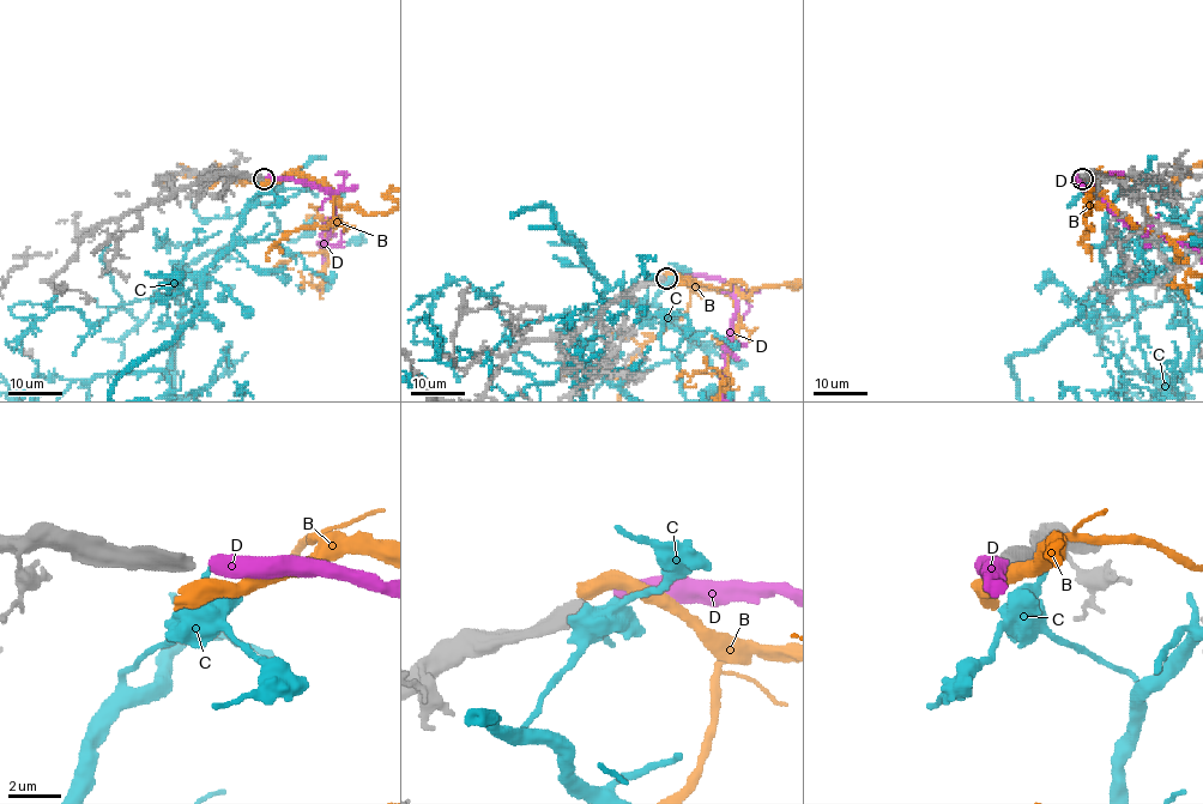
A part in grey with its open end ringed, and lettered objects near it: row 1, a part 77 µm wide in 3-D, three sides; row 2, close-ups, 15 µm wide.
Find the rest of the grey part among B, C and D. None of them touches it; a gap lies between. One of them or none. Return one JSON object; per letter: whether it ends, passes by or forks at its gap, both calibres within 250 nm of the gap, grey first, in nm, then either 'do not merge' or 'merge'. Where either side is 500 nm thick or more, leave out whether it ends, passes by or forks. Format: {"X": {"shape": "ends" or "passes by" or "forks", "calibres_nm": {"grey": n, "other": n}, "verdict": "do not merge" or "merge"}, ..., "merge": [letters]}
{"B": {"shape": "passes by", "calibres_nm": {"grey": 480, "other": 480}, "verdict": "do not merge"}, "C": {"calibres_nm": {"grey": 480, "other": 700}, "verdict": "do not merge"}, "D": {"calibres_nm": {"grey": 480, "other": 550}, "verdict": "merge"}, "merge": ["D"]}

